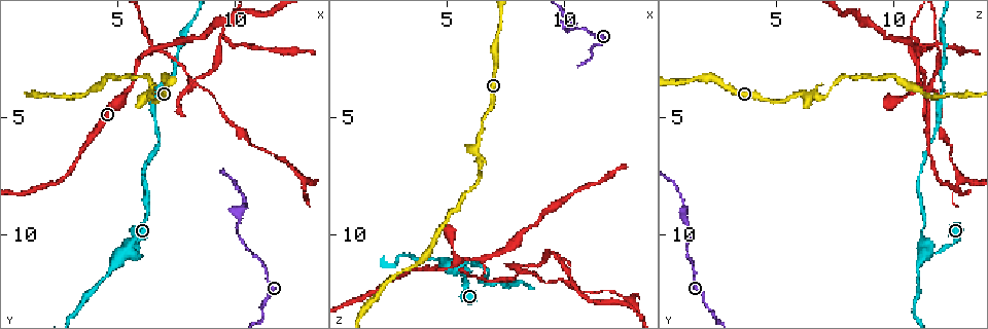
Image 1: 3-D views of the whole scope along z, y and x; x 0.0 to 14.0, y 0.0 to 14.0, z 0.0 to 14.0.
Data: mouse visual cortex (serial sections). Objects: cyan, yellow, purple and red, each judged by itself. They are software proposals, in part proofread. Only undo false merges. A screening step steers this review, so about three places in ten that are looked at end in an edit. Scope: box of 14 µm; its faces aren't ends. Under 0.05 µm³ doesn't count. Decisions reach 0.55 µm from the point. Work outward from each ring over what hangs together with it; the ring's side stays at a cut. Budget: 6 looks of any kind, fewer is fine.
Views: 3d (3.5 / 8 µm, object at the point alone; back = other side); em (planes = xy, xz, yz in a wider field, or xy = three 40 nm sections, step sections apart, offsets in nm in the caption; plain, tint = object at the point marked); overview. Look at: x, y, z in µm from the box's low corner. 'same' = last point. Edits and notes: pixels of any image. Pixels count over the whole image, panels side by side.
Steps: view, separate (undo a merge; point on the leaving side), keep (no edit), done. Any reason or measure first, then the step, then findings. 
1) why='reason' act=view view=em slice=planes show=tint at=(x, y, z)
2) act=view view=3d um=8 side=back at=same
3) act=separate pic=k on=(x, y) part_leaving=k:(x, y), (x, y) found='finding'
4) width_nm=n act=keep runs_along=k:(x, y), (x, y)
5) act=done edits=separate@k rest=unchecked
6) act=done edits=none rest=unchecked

why='a narrow waist' act=view view=3d um=3.5 at=(5.4, 3.8, 11.2)

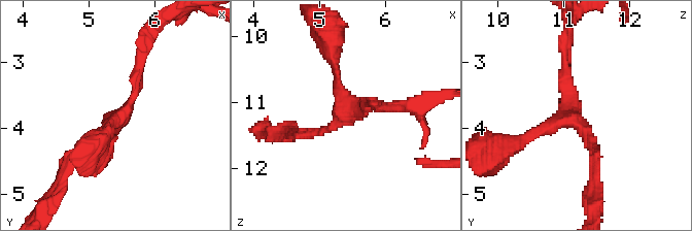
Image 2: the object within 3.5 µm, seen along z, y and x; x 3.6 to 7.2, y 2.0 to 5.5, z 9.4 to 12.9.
arms=3 act=keep runs_along=2:(70, 161), (131, 103), (143, 53) found='one cell here'

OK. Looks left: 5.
act=view view=3d um=3.5 side=back at=(5.6, 10.8, 11.3)

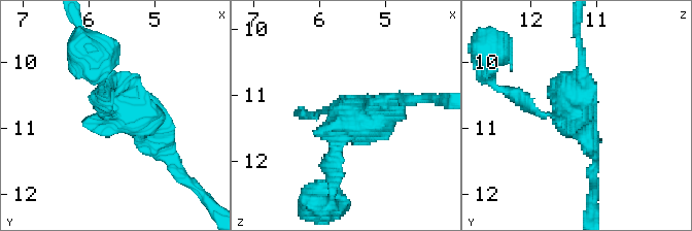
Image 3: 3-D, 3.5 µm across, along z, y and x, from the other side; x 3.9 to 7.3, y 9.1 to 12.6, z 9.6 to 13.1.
why='now the EM' act=view view=em slice=xy step=5 show=tint at=(5.55, 10.75, 11.30)

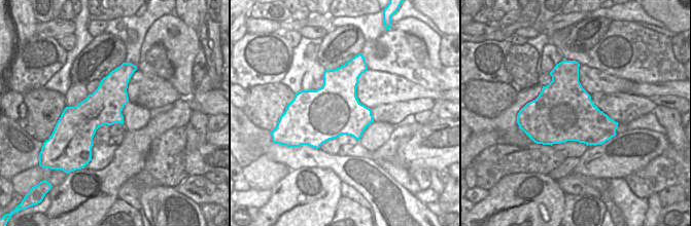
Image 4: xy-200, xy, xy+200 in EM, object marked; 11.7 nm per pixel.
act=keep runs_along=3:(334, 173), (352, 109), (324, 109) found='one cell here'

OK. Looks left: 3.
why='a fork' act=view view=em slice=xy step=2 show=tint at=(6.3, 4.1, 6.1)

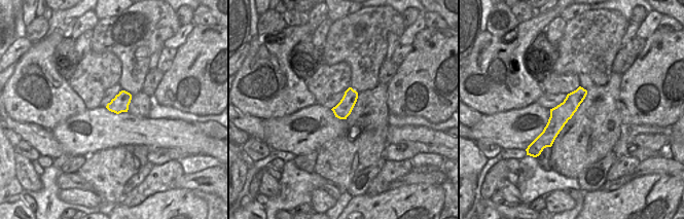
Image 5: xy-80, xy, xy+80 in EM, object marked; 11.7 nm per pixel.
act=view view=3d um=3.5 at=same

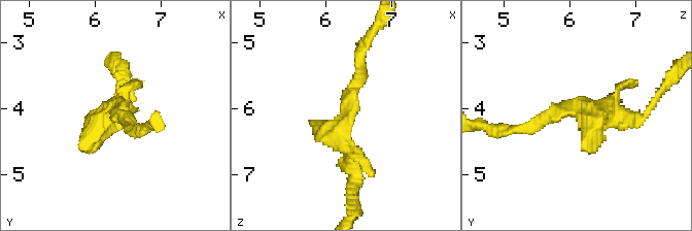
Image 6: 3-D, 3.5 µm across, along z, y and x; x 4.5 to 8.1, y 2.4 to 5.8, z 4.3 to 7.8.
act=keep runs_along=6:(518, 128), (565, 109), (639, 119) found='continuous, no second cell'

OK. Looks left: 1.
act=done edits=none rest=unchecked

